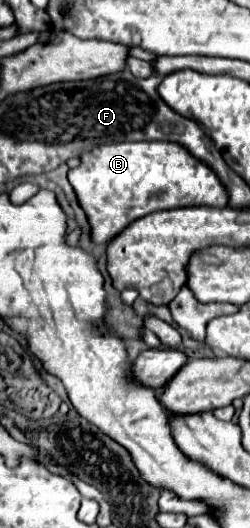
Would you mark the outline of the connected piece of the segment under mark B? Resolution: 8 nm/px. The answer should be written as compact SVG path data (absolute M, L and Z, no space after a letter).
M119 142L97 146L81 154L81 164L69 170L69 182L79 206L87 214L95 244L107 244L127 224L151 212L187 206L227 206L227 192L215 172L173 142Z

